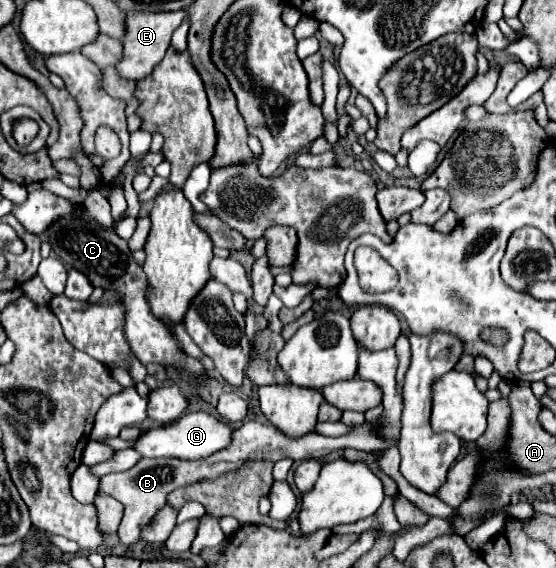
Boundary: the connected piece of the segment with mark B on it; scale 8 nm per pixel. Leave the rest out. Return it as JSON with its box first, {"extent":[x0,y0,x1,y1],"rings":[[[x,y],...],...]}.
{"extent":[98,421,396,547],"rings":[[[246,421],[242,427],[234,429],[232,441],[228,447],[212,453],[210,457],[198,459],[198,461],[184,461],[184,459],[140,459],[132,469],[122,471],[122,473],[110,473],[100,479],[98,493],[110,495],[118,499],[124,505],[124,519],[122,519],[122,535],[120,543],[126,547],[136,545],[142,539],[144,527],[154,519],[154,515],[166,505],[166,497],[170,491],[178,487],[192,485],[202,479],[216,479],[226,473],[238,471],[246,461],[272,461],[276,463],[278,459],[292,459],[292,461],[302,461],[302,459],[322,459],[324,455],[332,451],[342,451],[344,447],[360,449],[360,451],[374,451],[374,449],[384,449],[392,447],[396,443],[388,443],[380,435],[372,433],[368,427],[372,423],[366,421],[364,425],[358,425],[352,433],[344,437],[322,437],[322,435],[304,435],[304,439],[284,439],[284,435],[276,435],[272,425],[262,425],[256,421]]]}

